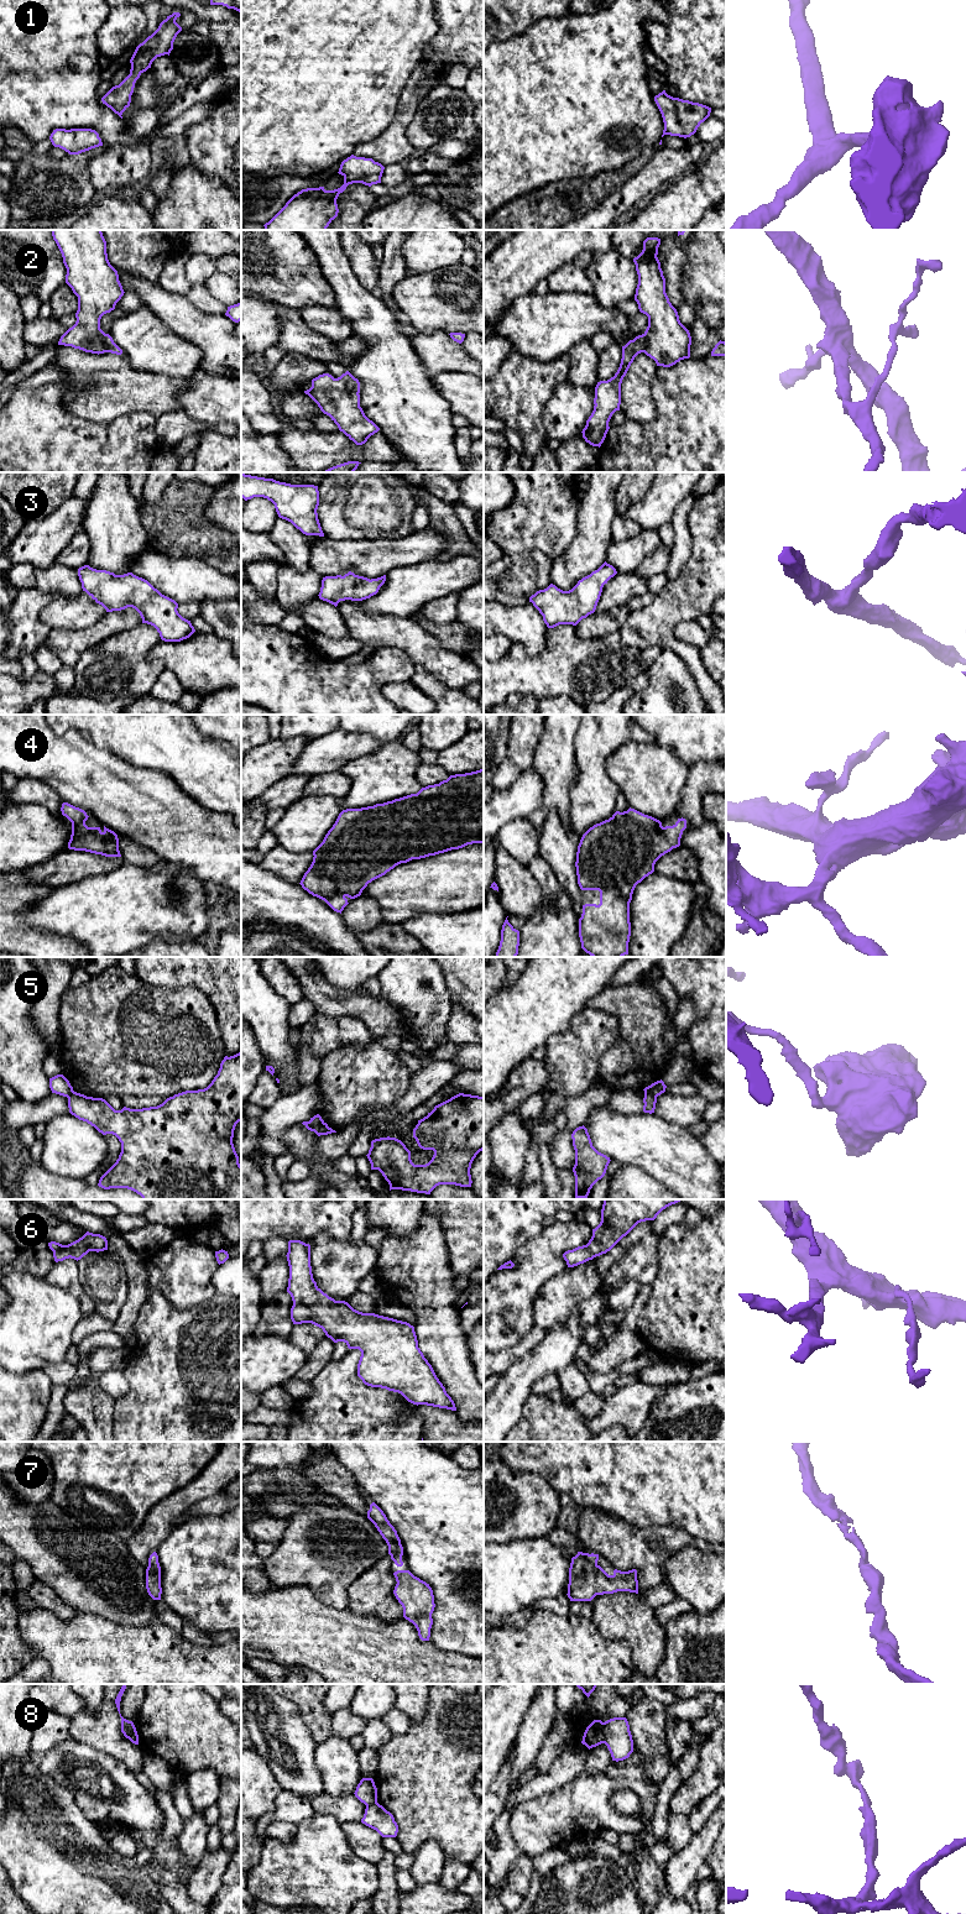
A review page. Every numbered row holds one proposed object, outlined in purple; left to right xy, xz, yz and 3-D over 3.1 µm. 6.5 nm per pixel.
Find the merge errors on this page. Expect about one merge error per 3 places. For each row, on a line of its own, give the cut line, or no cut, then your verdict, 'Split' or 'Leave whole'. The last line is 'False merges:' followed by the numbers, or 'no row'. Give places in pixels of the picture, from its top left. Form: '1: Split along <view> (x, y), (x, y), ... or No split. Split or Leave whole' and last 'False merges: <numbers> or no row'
1: No split. Leave whole
2: No split. Leave whole
3: No split. Leave whole
4: No split. Leave whole
5: Split along yz (645, 1091), (656, 1097). Split
6: No split. Leave whole
7: No split. Leave whole
8: Split along yz (604, 1722), (601, 1742). Split
False merges: 5, 8

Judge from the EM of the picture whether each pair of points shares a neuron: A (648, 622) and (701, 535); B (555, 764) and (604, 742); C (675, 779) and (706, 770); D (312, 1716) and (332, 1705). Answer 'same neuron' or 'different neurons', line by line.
A: same neuron
B: different neurons
C: different neurons
D: different neurons

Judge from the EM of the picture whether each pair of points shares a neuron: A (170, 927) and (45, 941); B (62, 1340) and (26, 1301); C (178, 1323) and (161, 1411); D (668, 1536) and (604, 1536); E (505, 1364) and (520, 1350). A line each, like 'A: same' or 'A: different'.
A: different
B: same
C: same
D: same
E: same

